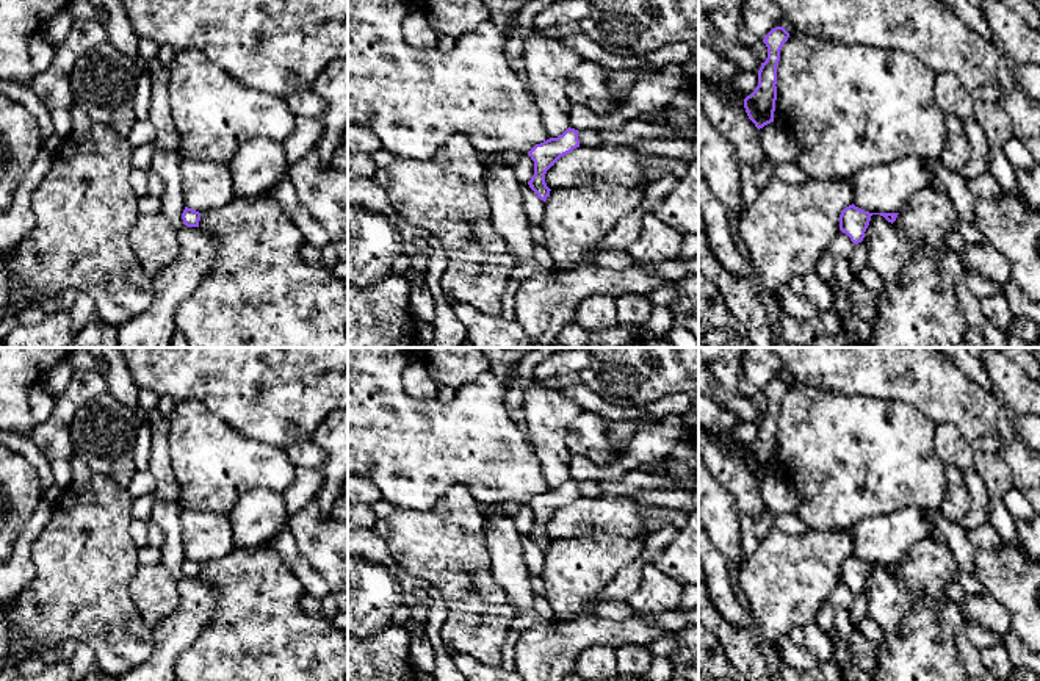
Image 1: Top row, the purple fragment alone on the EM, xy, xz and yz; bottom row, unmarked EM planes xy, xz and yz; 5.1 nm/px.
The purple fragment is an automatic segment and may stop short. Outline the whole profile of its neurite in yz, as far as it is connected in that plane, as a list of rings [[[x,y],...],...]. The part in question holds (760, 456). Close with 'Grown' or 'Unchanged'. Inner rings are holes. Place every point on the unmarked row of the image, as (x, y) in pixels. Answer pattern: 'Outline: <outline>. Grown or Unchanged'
Outline: [[[775,377],[763,390],[767,398],[767,409],[761,413],[758,421],[758,437],[744,449],[746,463],[758,481],[774,473],[777,416],[780,412],[780,401],[788,388],[789,384],[783,377]]]. Unchanged

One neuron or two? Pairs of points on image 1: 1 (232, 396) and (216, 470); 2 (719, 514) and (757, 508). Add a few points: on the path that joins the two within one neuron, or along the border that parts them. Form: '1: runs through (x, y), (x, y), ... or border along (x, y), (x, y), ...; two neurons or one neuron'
1: border along (194, 401), (207, 406), (240, 434), (257, 440); two neurons
2: border along (718, 479), (732, 495), (740, 517); two neurons

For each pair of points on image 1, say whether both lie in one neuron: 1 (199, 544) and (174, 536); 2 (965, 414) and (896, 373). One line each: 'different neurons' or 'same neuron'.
1: different neurons
2: same neuron

